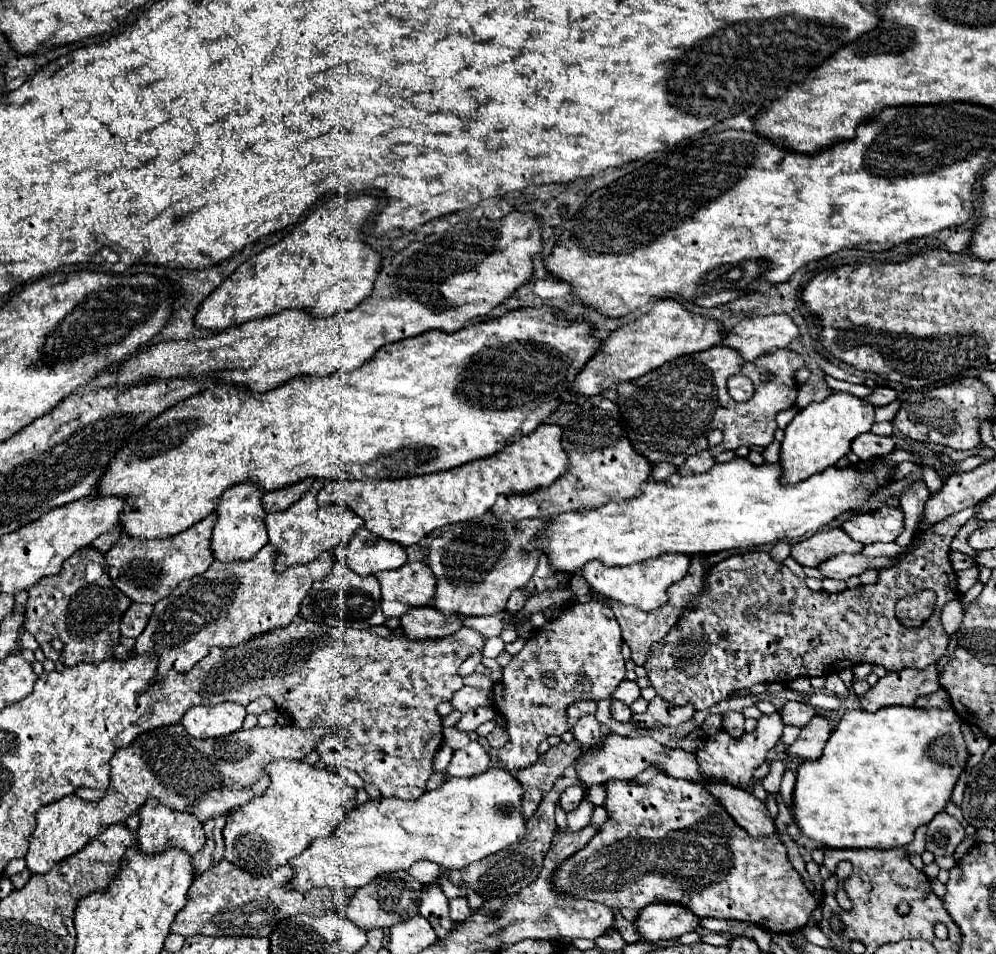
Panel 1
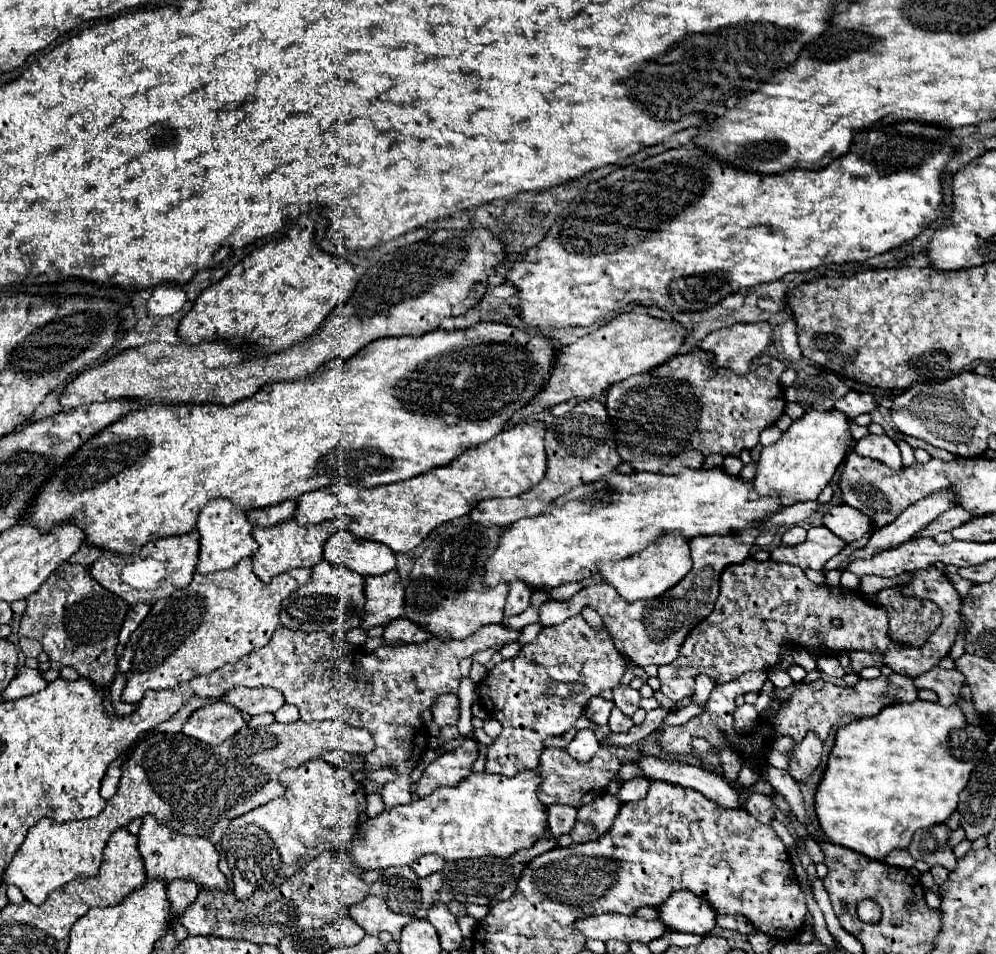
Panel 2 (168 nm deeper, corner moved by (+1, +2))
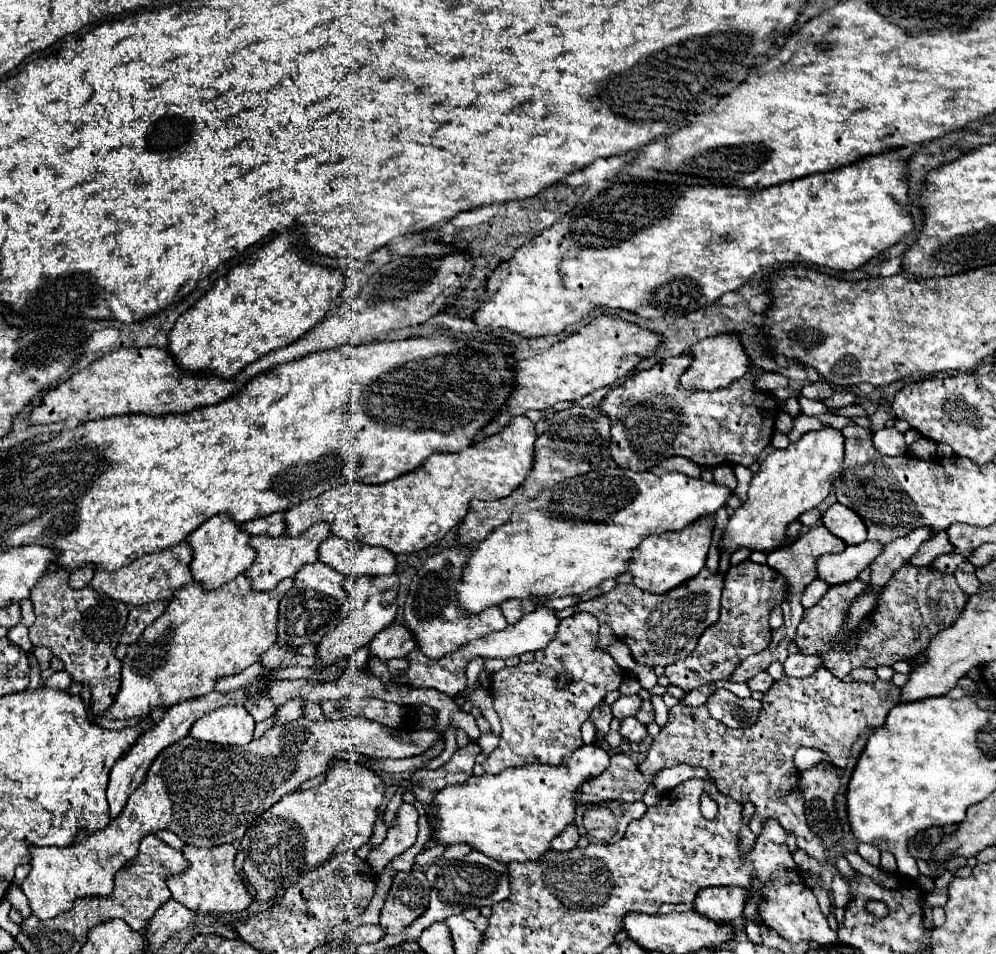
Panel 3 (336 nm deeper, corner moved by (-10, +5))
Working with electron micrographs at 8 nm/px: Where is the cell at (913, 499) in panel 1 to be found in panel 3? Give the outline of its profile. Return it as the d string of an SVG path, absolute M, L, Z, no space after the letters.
M885 427L881 431L873 433L873 445L881 455L905 455L907 445L903 441L903 435L895 427Z

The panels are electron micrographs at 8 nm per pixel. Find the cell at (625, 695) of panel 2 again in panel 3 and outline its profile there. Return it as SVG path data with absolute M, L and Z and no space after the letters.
M643 701L643 705L641 705L641 709L637 711L637 715L635 715L643 725L647 725L647 723L651 723L653 721L653 717L655 717L655 711L653 711L653 707L651 707L651 701Z

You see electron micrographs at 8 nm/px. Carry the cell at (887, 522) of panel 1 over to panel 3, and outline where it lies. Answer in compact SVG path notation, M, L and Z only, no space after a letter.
M841 503L831 505L823 513L821 521L833 535L841 537L847 545L857 545L867 539L867 527L863 519L859 519L855 511L851 511L849 507L843 507Z

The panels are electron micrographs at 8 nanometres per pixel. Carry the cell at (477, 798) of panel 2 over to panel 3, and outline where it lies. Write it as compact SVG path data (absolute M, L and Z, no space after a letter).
M589 743L581 745L555 767L527 765L499 775L473 775L461 785L447 785L433 799L435 825L431 825L431 839L435 845L443 847L465 843L503 863L539 859L539 855L551 847L551 839L573 823L577 807L573 793L585 779L603 773L607 763L609 753Z

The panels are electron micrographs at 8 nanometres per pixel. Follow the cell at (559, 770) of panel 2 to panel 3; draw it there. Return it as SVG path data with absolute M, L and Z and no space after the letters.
M615 753L611 755L609 769L581 783L579 791L575 791L575 803L589 807L609 799L627 803L639 801L647 787L649 783L641 775L637 763L625 753Z

